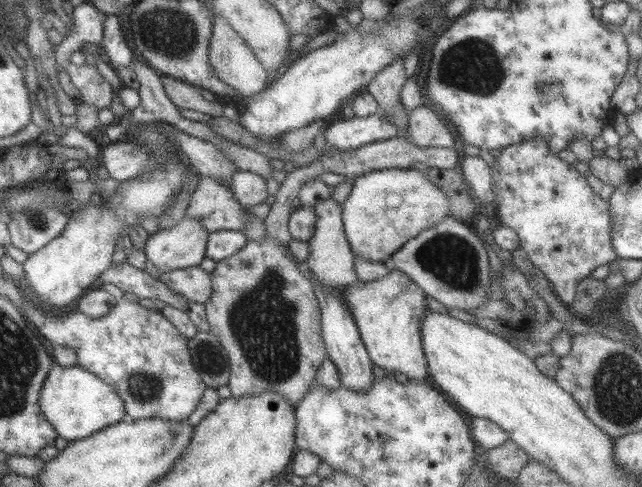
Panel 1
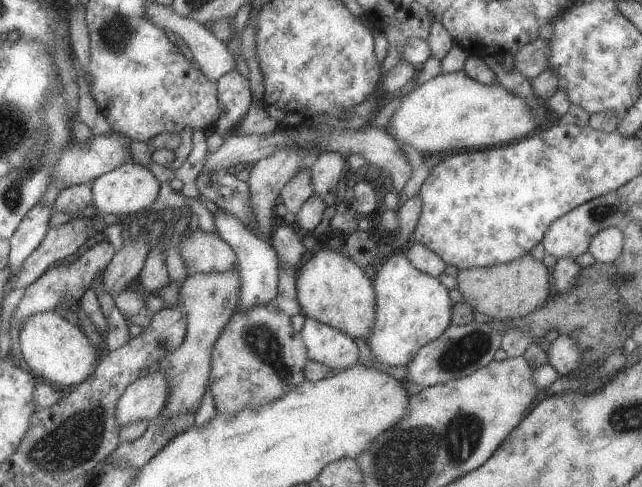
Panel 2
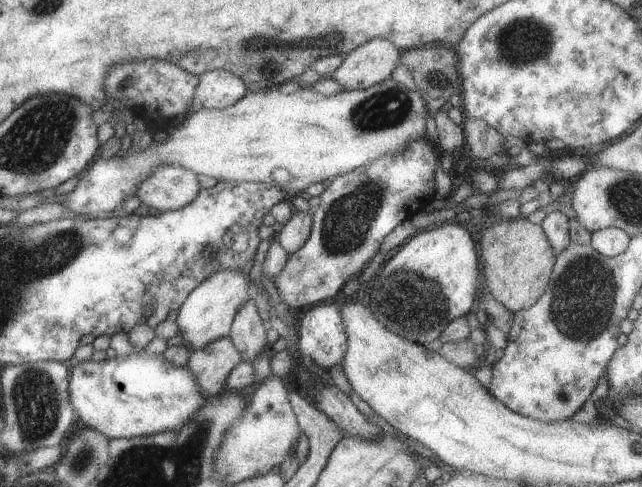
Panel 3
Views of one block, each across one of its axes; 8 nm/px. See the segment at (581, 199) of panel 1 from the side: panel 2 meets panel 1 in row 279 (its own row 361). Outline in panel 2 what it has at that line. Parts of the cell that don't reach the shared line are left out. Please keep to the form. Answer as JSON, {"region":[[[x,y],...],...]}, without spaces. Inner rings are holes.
{"region":[[[560,334],[555,340],[543,345],[547,356],[546,363],[559,376],[569,376],[581,364],[581,352],[569,336]]]}

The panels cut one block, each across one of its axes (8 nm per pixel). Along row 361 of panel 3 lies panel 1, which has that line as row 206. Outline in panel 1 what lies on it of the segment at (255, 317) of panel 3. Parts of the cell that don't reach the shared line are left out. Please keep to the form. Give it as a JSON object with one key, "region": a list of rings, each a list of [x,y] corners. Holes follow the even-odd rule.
{"region":[[[239,169],[232,175],[230,191],[240,207],[262,204],[268,196],[265,179]]]}

